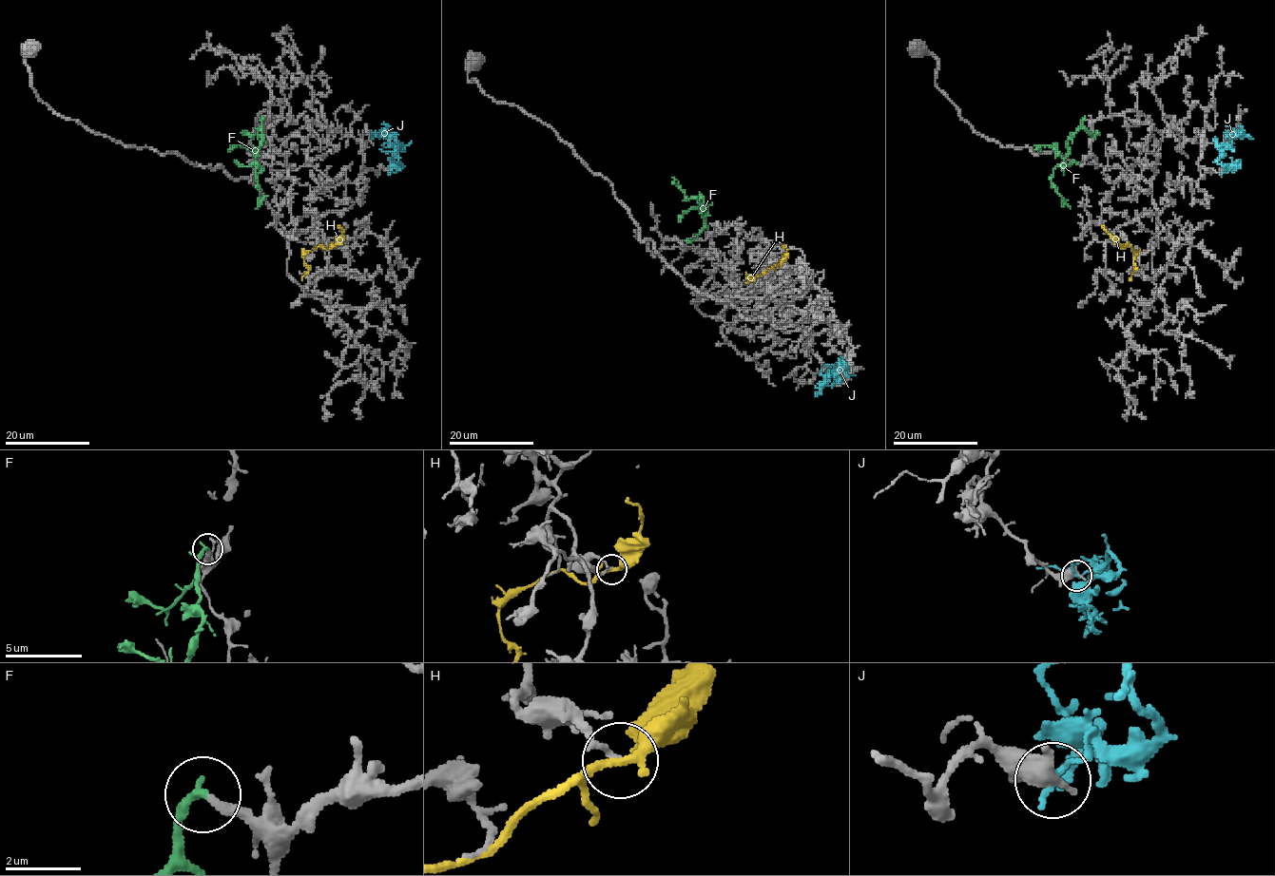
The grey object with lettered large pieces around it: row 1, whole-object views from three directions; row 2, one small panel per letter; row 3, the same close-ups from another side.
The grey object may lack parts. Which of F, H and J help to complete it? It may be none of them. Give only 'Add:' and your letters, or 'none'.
Add: F

